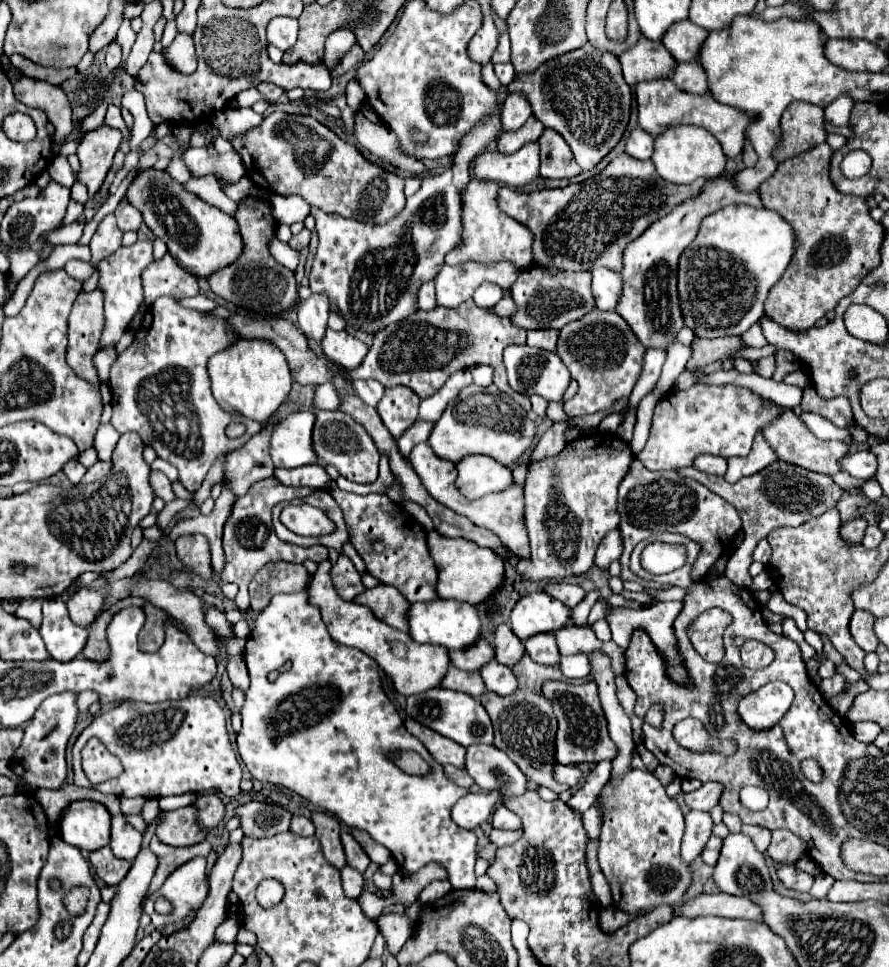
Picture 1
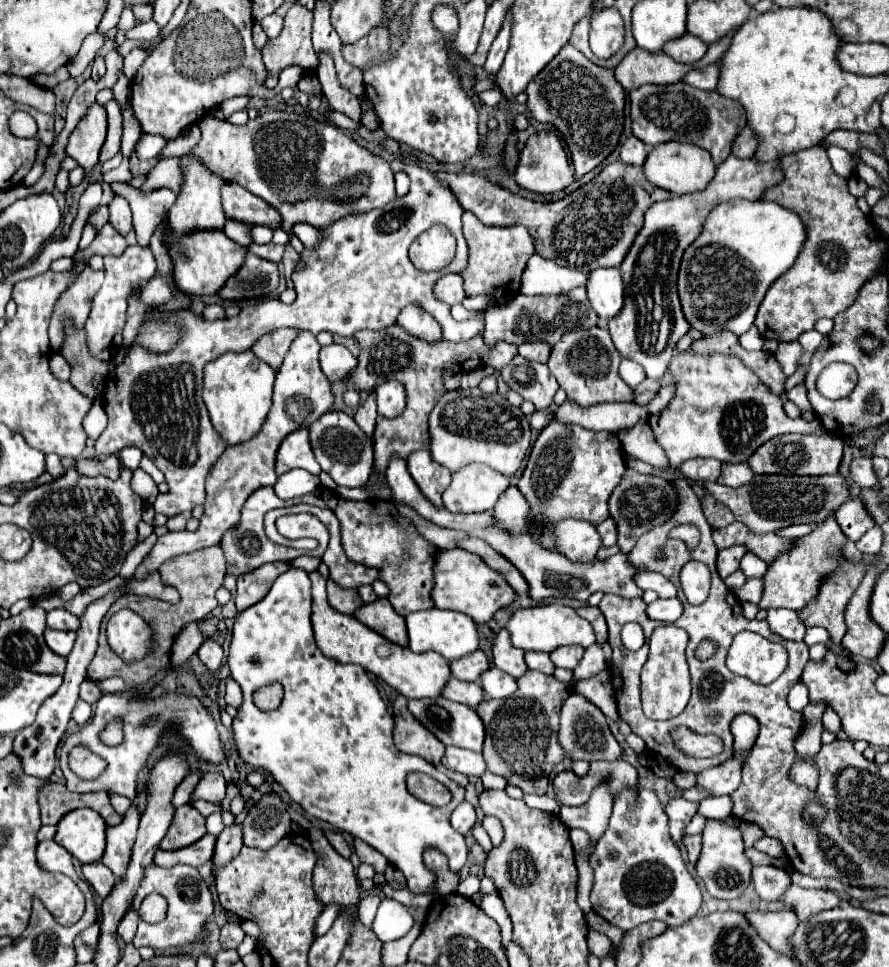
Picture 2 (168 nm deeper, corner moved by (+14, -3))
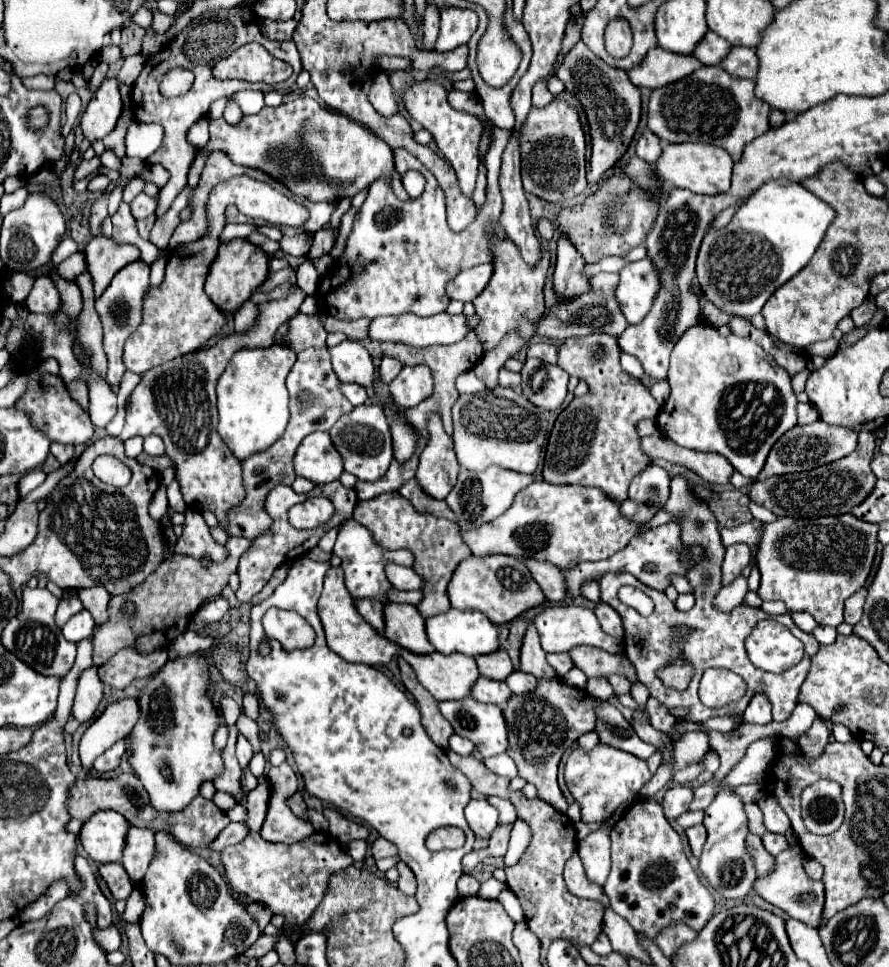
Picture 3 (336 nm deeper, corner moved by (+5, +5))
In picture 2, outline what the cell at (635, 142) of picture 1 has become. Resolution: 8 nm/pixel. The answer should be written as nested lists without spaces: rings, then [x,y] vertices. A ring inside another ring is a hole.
[[[630,135],[622,145],[620,145],[620,161],[628,163],[628,165],[644,165],[646,161],[646,145],[636,139],[634,135]]]

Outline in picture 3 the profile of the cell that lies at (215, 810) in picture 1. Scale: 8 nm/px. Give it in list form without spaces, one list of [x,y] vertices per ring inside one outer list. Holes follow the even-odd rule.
[[[217,791],[215,797],[213,797],[213,803],[223,809],[223,811],[229,811],[233,805],[235,805],[235,799],[229,795],[229,793],[223,793],[223,791]]]

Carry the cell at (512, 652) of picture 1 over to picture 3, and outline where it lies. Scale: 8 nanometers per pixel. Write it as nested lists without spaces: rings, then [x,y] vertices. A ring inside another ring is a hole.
[[[535,625],[527,627],[527,635],[523,639],[523,647],[521,647],[521,671],[531,673],[537,679],[559,677],[555,673],[555,669],[545,659],[545,651],[543,651],[543,647],[539,643],[539,633],[537,633]]]

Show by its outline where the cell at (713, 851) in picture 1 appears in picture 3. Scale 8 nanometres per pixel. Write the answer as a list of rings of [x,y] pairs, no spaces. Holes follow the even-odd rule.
[[[695,825],[695,827],[689,827],[687,831],[687,839],[689,839],[689,845],[691,845],[691,851],[695,857],[701,855],[701,849],[705,845],[705,839],[707,839],[707,831],[703,825]]]

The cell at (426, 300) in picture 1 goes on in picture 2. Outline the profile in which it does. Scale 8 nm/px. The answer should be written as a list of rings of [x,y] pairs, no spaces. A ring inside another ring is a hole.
[[[410,303],[402,309],[402,313],[398,315],[398,325],[408,329],[408,333],[412,333],[420,339],[426,339],[430,343],[442,339],[440,325],[436,325],[434,317],[428,315],[426,309],[418,303]]]

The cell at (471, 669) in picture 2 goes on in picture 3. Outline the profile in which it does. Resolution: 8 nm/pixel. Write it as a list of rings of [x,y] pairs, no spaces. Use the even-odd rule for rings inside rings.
[[[499,649],[497,653],[491,653],[489,657],[475,657],[475,661],[477,661],[477,667],[481,669],[481,675],[487,679],[505,681],[515,671],[509,655],[503,649]]]

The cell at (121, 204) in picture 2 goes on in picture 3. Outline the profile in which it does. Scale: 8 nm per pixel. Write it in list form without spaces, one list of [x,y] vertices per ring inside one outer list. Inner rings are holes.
[[[139,193],[135,197],[135,201],[131,203],[131,213],[135,219],[145,219],[145,217],[155,213],[155,207],[157,207],[157,199],[153,199],[145,193]]]

